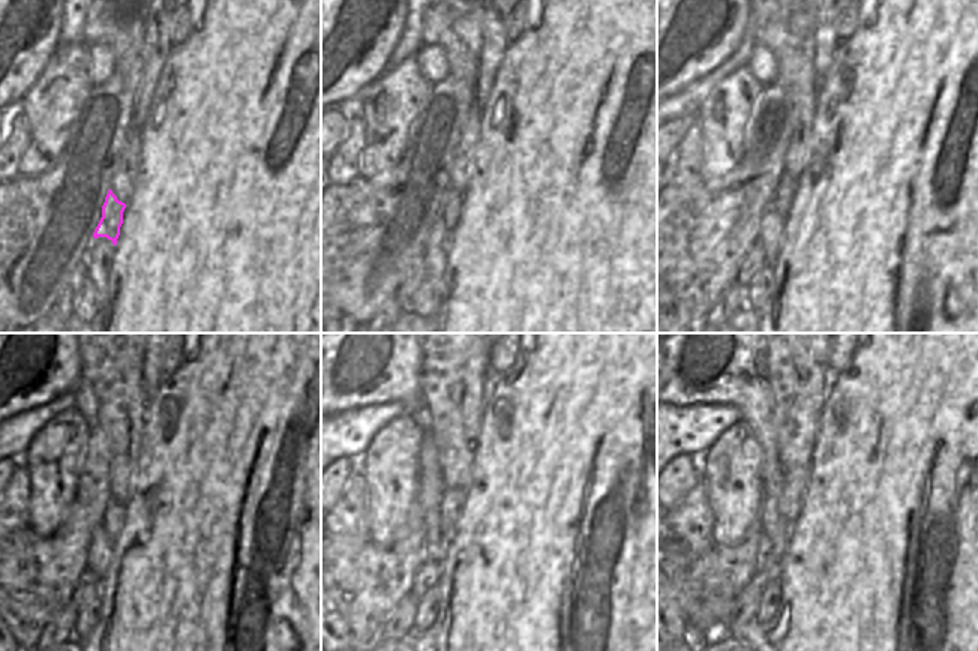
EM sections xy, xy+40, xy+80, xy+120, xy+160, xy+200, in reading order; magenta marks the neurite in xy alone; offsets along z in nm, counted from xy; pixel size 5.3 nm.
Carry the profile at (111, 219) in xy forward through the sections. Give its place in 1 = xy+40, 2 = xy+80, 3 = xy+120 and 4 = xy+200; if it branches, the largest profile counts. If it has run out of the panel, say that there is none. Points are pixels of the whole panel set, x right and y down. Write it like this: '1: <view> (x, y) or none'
1: xy+40 (450, 204)
2: xy+80 (785, 192)
3: xy+120 (114, 518)
4: xy+200 (795, 480)

